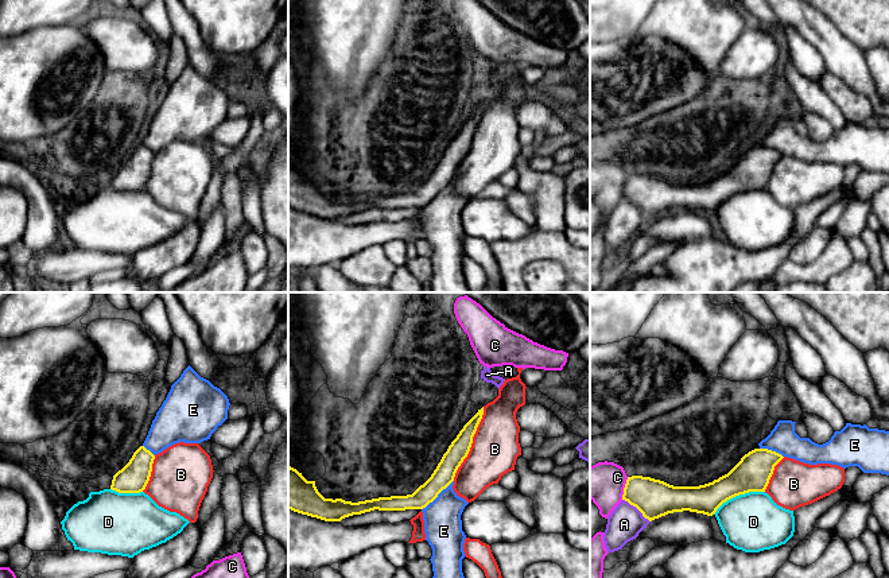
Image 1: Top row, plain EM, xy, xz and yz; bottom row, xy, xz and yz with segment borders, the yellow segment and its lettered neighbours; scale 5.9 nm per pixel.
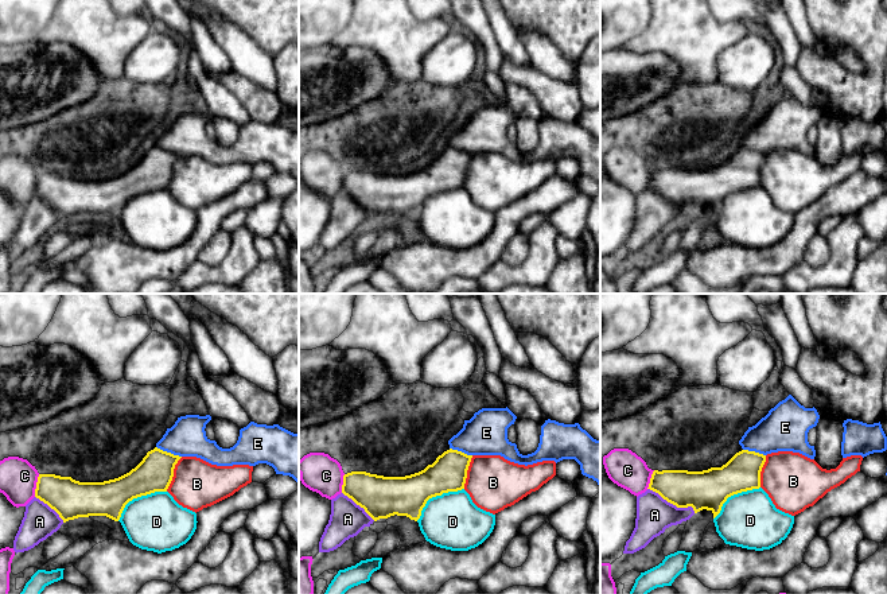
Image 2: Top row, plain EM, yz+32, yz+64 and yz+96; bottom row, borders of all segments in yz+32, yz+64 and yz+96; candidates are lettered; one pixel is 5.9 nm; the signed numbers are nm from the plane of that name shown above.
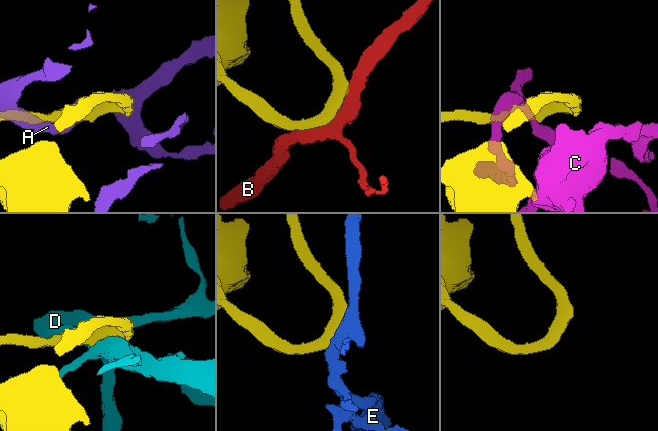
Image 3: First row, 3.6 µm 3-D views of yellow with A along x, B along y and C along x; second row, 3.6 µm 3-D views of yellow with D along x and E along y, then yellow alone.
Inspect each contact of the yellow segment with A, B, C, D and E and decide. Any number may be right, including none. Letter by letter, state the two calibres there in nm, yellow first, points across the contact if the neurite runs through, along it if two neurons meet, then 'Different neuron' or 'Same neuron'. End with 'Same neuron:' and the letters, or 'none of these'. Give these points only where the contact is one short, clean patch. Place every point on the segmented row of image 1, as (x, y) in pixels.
A: Thickness 220 nm (yellow) against 200 nm. Different neuron
B: Thickness 120 nm (yellow) against 280 nm. Different neuron
C: Thickness 220 nm (yellow) against 240 nm. Different neuron
D: Thickness 220 nm (yellow) against 360 nm. Different neuron
E: Thickness 120 nm (yellow) against 220 nm. Same neuron
Same neuron: E

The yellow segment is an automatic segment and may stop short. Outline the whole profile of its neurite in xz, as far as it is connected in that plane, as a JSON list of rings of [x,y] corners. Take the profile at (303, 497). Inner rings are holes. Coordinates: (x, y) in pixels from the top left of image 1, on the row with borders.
[[[484,407],[463,426],[443,454],[431,477],[412,494],[378,497],[358,503],[342,499],[325,499],[315,481],[307,481],[302,473],[288,465],[288,509],[325,521],[341,521],[353,515],[374,509],[420,509],[424,520],[426,540],[432,548],[432,578],[465,578],[462,559],[466,556],[461,515],[469,504],[454,489],[454,477],[467,457],[473,437],[482,419]]]

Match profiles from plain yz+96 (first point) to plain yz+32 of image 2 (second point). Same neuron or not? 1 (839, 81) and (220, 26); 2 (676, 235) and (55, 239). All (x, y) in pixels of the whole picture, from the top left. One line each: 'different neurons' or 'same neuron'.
1: different neurons
2: same neuron

